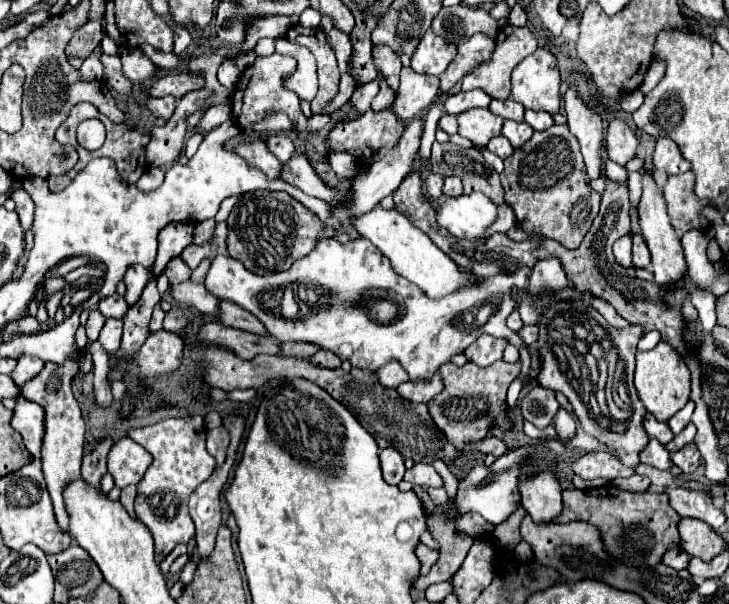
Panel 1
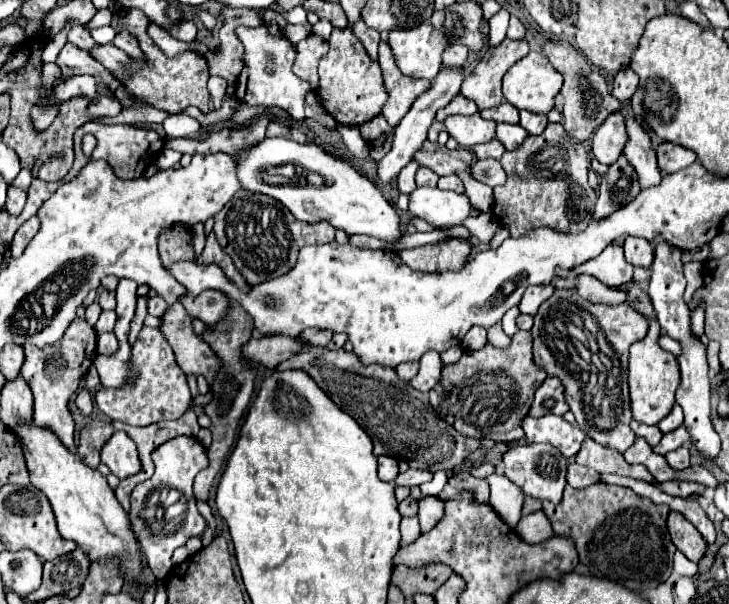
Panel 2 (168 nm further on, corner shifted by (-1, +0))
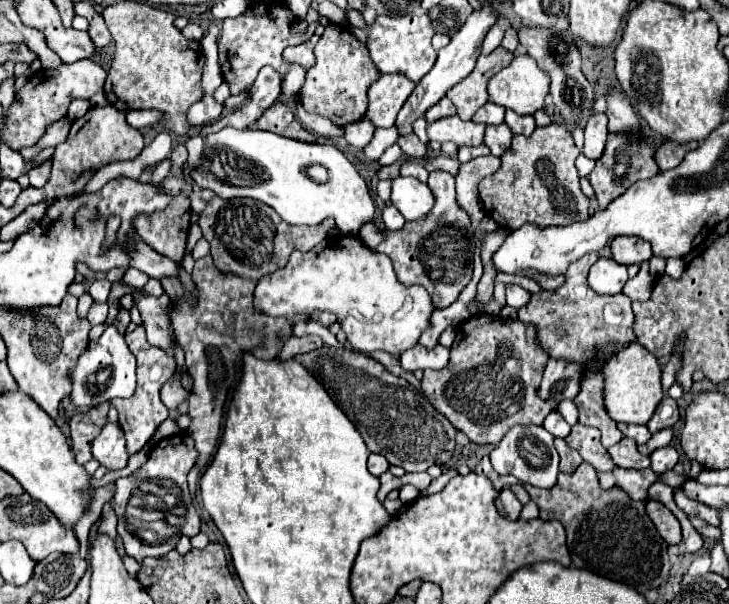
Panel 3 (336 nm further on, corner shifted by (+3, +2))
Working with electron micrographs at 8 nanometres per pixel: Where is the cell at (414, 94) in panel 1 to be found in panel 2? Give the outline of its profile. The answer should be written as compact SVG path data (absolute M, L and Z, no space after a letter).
M379 41L379 67L383 73L383 83L387 89L387 103L381 109L381 115L385 117L385 121L395 127L405 113L409 111L409 107L413 105L413 101L427 91L431 81L423 81L423 79L415 79L415 77L407 77L403 73L399 73L399 69L395 69L395 61L391 57L391 49L385 41Z

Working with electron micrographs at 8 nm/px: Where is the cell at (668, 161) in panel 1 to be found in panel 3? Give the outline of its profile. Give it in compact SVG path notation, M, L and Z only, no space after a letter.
M665 141L665 143L657 145L657 149L655 149L655 161L657 161L657 165L659 165L661 171L673 169L673 167L677 167L677 165L683 161L683 157L685 157L691 149L695 149L695 147L697 147L697 143L679 145L679 143L673 143L673 141Z

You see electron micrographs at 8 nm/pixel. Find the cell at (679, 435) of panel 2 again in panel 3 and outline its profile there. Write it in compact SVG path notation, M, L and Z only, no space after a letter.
M673 429L657 431L657 433L649 439L649 443L639 445L639 453L641 453L641 455L651 455L651 451L661 449L661 447L667 447L667 445L671 443L671 439L673 439Z

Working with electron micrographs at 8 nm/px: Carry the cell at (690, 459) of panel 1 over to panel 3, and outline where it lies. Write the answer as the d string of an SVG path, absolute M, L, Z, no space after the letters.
M667 445L663 449L657 449L651 453L651 469L659 475L659 473L665 473L669 469L673 469L675 465L679 463L679 453L675 447Z

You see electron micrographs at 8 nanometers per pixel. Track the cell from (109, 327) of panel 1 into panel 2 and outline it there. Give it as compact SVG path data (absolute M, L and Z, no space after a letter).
M101 311L99 319L95 323L95 331L101 335L107 331L113 331L113 325L115 325L115 311Z

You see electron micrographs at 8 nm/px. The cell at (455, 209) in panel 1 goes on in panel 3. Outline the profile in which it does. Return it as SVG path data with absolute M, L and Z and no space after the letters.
M397 177L391 189L391 201L407 221L425 219L435 205L433 191L415 177Z

